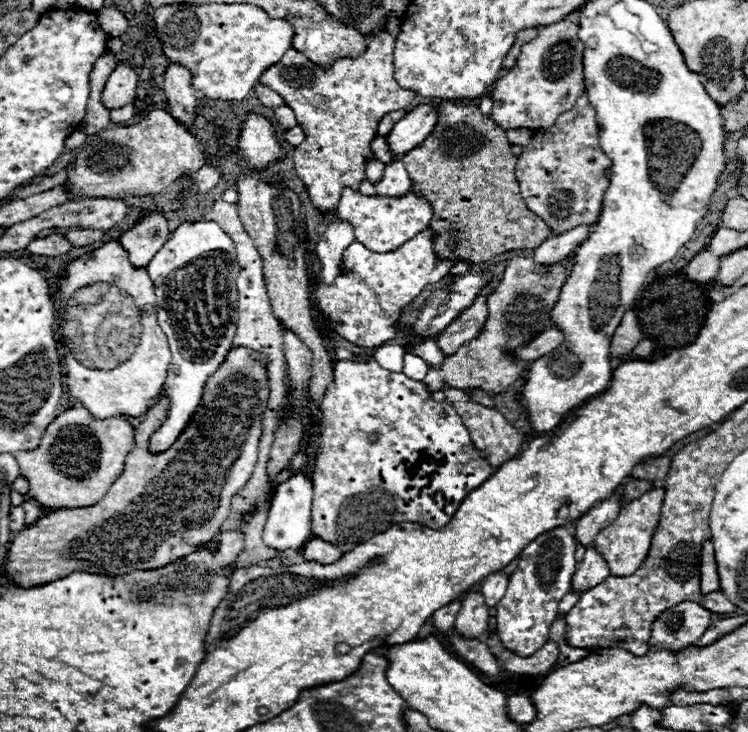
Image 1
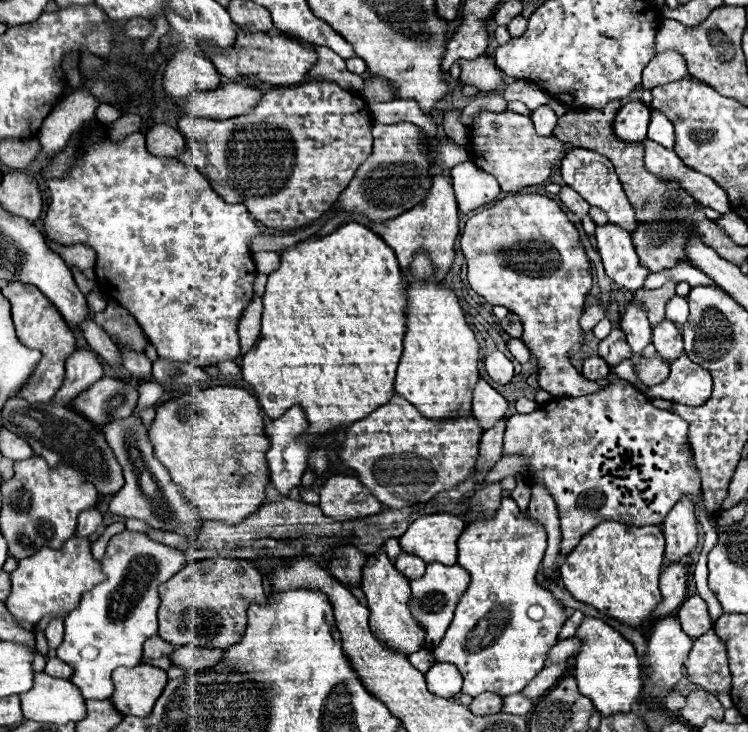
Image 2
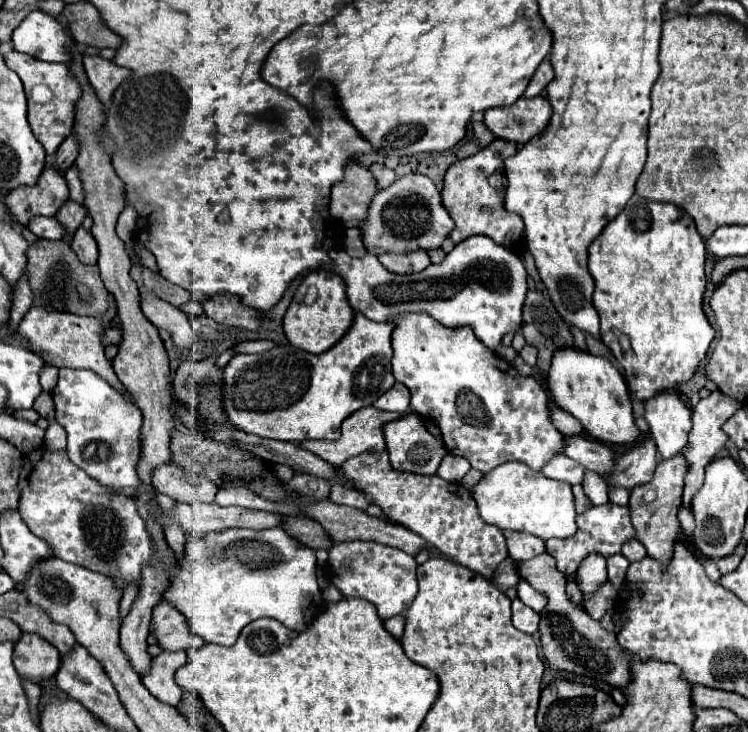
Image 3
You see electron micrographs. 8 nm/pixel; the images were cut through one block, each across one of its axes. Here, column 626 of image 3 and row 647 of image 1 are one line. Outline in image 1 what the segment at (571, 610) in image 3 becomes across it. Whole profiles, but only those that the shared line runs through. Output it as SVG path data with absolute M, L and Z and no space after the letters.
M682 602L664 610L652 626L650 644L654 650L684 650L698 642L710 626L710 610L696 602Z

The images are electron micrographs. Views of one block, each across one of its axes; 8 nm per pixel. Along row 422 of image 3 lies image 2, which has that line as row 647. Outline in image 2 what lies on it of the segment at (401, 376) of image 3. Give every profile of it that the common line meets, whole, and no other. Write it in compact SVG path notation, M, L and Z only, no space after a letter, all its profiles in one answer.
M502 498L500 508L488 518L478 518L476 522L470 522L458 538L458 564L470 572L472 580L456 606L454 620L446 628L442 642L432 650L436 662L450 662L462 672L464 694L478 696L482 692L494 692L506 696L502 712L518 716L524 716L532 710L534 702L526 698L522 690L546 666L548 650L558 642L558 634L568 620L568 616L564 614L564 606L558 604L554 594L534 580L534 572L538 572L540 568L544 550L546 530L528 514L520 512L518 504L512 498Z

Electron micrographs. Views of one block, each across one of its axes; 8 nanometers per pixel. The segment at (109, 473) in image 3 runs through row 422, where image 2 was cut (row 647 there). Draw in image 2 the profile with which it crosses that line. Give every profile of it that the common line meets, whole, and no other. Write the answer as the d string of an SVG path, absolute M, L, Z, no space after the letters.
M124 530L116 536L112 536L112 540L108 542L106 554L102 558L102 570L108 576L108 580L82 594L78 608L72 610L70 616L64 620L64 642L56 650L56 656L62 662L66 662L68 666L72 666L74 674L72 674L70 682L80 688L80 692L86 700L90 700L90 698L108 700L114 692L112 672L120 666L134 668L140 664L142 644L148 638L156 636L156 632L158 632L158 616L156 616L158 606L160 606L158 586L164 584L166 580L170 580L178 570L182 570L182 566L184 566L184 556L176 548L154 542L142 532Z

